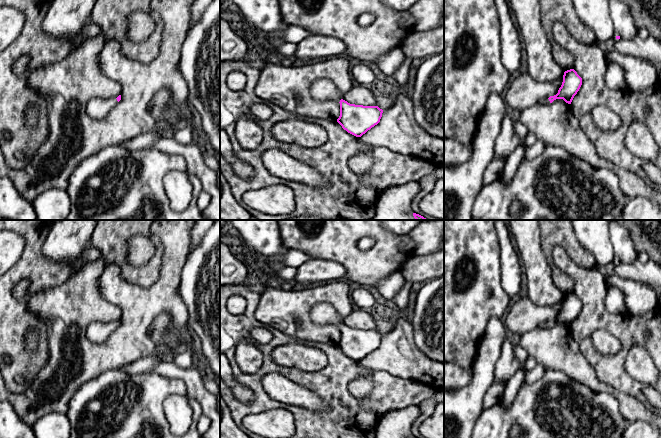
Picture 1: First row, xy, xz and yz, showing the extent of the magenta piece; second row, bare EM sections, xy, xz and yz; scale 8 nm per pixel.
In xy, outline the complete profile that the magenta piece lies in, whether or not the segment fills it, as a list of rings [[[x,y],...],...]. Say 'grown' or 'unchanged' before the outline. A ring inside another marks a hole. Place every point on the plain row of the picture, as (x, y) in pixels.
grown; [[[121,319],[117,322],[102,323],[93,322],[87,328],[87,337],[95,342],[102,342],[121,324]]]

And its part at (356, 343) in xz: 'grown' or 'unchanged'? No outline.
grown

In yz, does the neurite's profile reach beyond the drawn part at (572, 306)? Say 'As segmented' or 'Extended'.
Extended

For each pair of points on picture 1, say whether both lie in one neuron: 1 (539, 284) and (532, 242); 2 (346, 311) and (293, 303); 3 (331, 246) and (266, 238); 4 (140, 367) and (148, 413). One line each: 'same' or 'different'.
1: same
2: same
3: different
4: different

